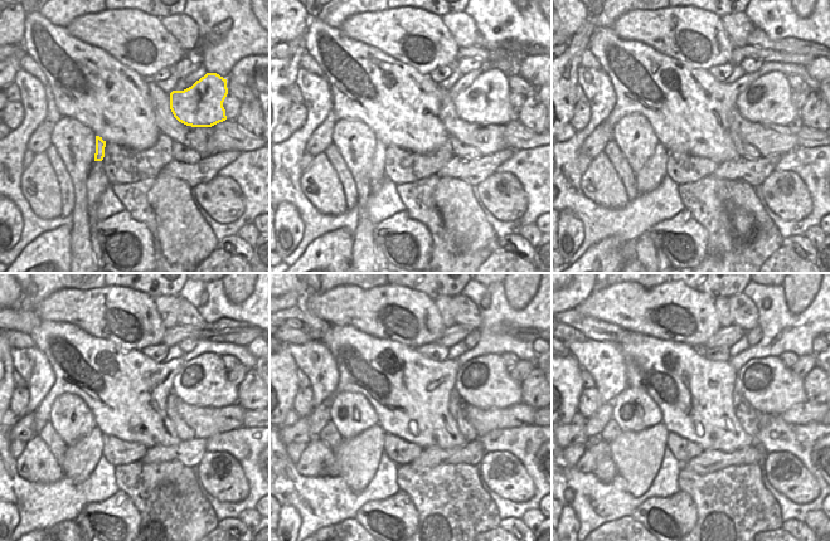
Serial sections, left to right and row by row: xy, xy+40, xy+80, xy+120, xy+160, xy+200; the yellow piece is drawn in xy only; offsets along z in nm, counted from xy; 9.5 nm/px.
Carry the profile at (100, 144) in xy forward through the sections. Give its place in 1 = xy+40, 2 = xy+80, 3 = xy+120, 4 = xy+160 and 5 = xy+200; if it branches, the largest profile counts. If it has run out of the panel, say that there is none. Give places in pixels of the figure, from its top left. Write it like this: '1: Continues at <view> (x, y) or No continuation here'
1: Continues at xy+40 (377, 174)
2: Continues at xy+80 (648, 179)
3: Continues at xy+120 (81, 458)
4: Continues at xy+160 (358, 458)
5: Continues at xy+200 (637, 456).

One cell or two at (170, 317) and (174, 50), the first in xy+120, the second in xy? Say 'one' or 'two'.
two

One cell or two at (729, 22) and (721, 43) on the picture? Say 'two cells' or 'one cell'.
two cells

